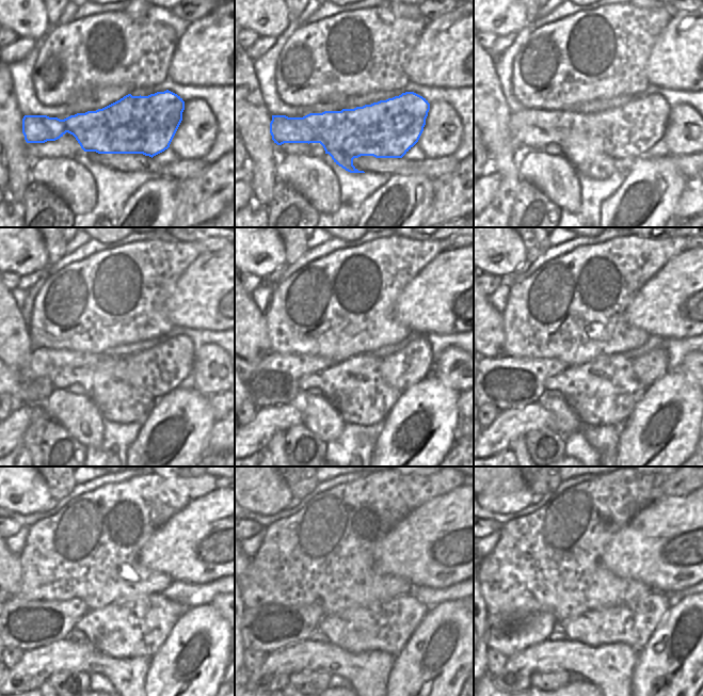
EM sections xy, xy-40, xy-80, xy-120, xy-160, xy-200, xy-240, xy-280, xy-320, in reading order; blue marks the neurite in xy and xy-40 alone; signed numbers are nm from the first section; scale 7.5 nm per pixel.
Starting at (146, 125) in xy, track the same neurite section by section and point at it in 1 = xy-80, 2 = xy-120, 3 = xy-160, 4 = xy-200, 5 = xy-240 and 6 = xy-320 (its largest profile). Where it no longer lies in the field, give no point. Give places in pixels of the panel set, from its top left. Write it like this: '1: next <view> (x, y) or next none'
1: next xy-80 (592, 142)
2: next xy-120 (124, 388)
3: next xy-160 (363, 389)
4: next xy-200 (605, 391)
5: next xy-240 (137, 628)
6: next xy-320 (633, 623)

